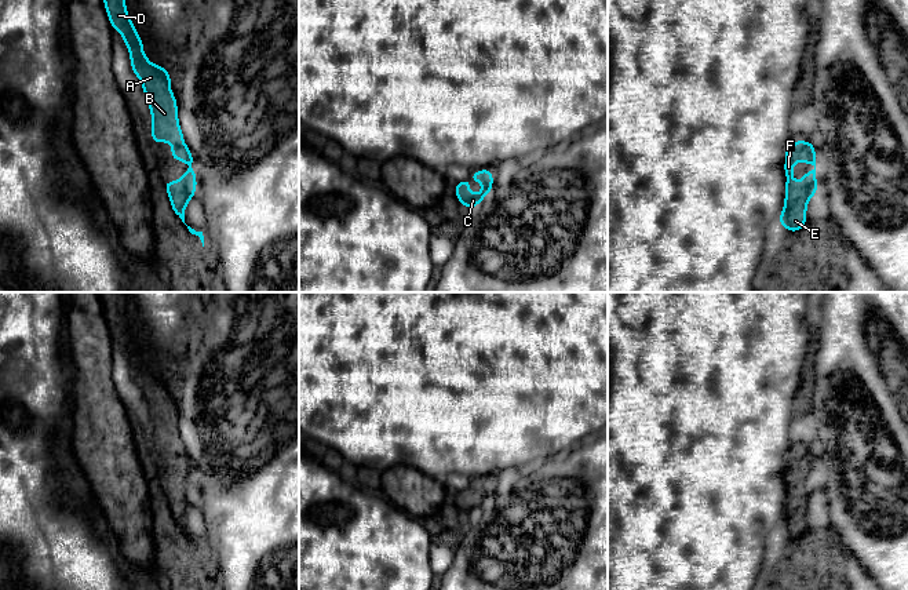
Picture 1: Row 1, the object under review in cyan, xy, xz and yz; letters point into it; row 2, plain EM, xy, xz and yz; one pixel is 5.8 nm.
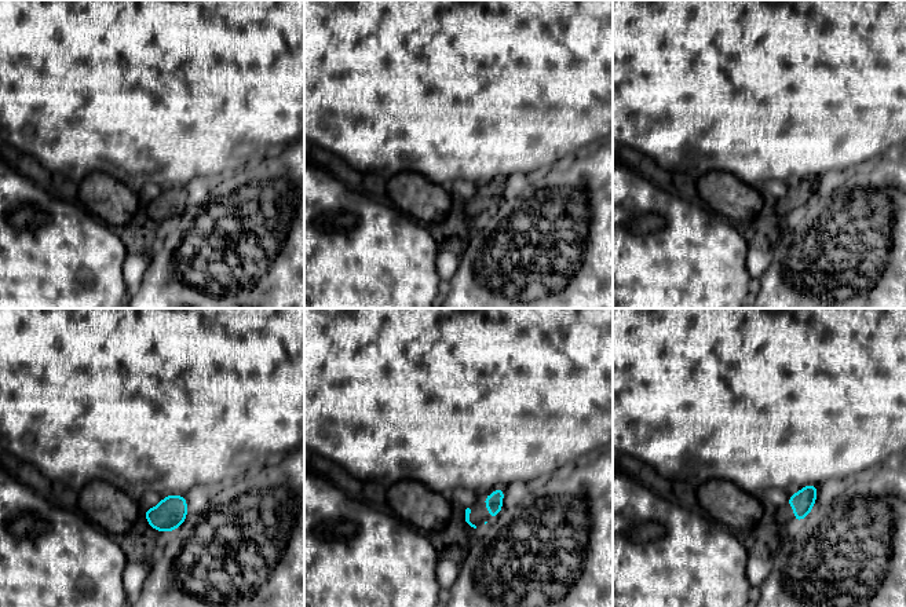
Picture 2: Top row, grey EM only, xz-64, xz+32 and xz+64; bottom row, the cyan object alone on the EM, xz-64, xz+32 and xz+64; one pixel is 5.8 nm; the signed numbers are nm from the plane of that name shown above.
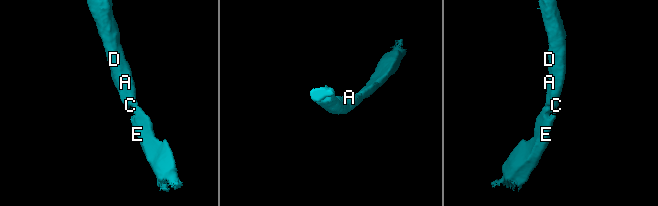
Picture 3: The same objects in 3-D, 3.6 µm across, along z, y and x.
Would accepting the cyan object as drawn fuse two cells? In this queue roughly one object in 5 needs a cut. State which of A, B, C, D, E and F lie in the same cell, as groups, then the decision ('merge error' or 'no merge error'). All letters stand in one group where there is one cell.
A B C D E F; no merge error

